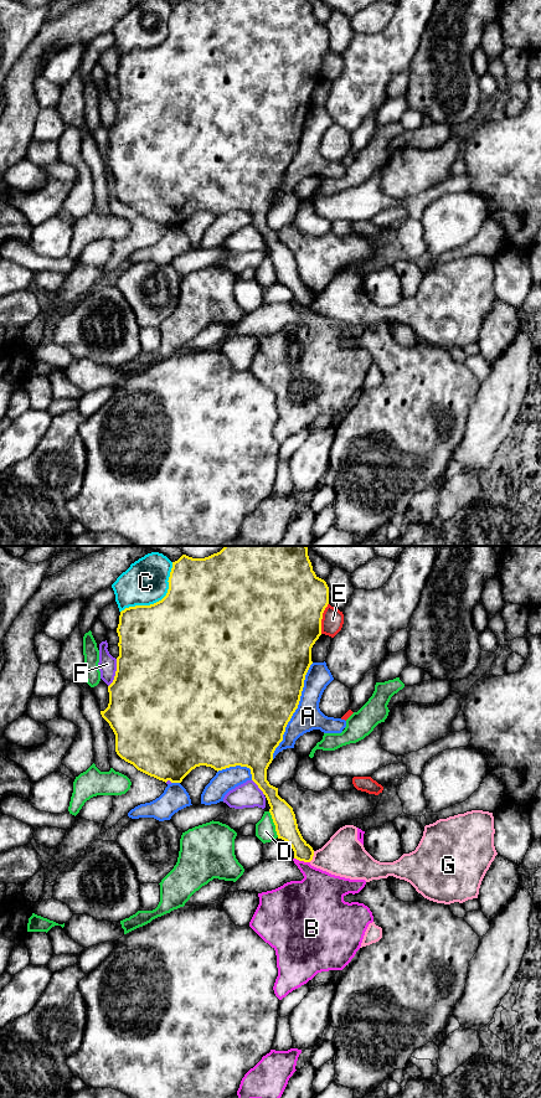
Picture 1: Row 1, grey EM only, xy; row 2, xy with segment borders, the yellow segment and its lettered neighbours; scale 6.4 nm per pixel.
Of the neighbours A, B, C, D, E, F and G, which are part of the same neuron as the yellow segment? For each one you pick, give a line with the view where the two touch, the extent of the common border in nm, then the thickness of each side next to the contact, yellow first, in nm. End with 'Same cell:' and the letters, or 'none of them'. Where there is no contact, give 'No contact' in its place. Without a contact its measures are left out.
Same cell: none of them

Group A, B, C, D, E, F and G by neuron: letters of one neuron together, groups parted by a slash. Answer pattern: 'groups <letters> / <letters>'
groups A / B / C / D / E / F / G

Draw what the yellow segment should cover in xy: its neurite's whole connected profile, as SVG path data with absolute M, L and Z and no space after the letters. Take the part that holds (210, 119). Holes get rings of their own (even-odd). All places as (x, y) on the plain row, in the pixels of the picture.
M181 0L172 6L166 40L150 50L135 50L120 56L117 77L119 81L119 100L113 127L108 130L109 148L102 161L109 167L115 179L115 196L125 206L138 215L159 225L181 227L182 223L196 211L206 210L215 215L230 211L247 211L251 213L252 225L266 239L270 251L269 257L275 269L278 283L287 285L294 303L310 306L314 300L313 292L303 283L293 252L278 239L278 232L267 225L267 213L273 205L273 197L283 185L285 171L298 153L305 119L313 108L311 92L321 79L321 63L329 48L329 31L313 15L309 0L208 0L192 2Z

